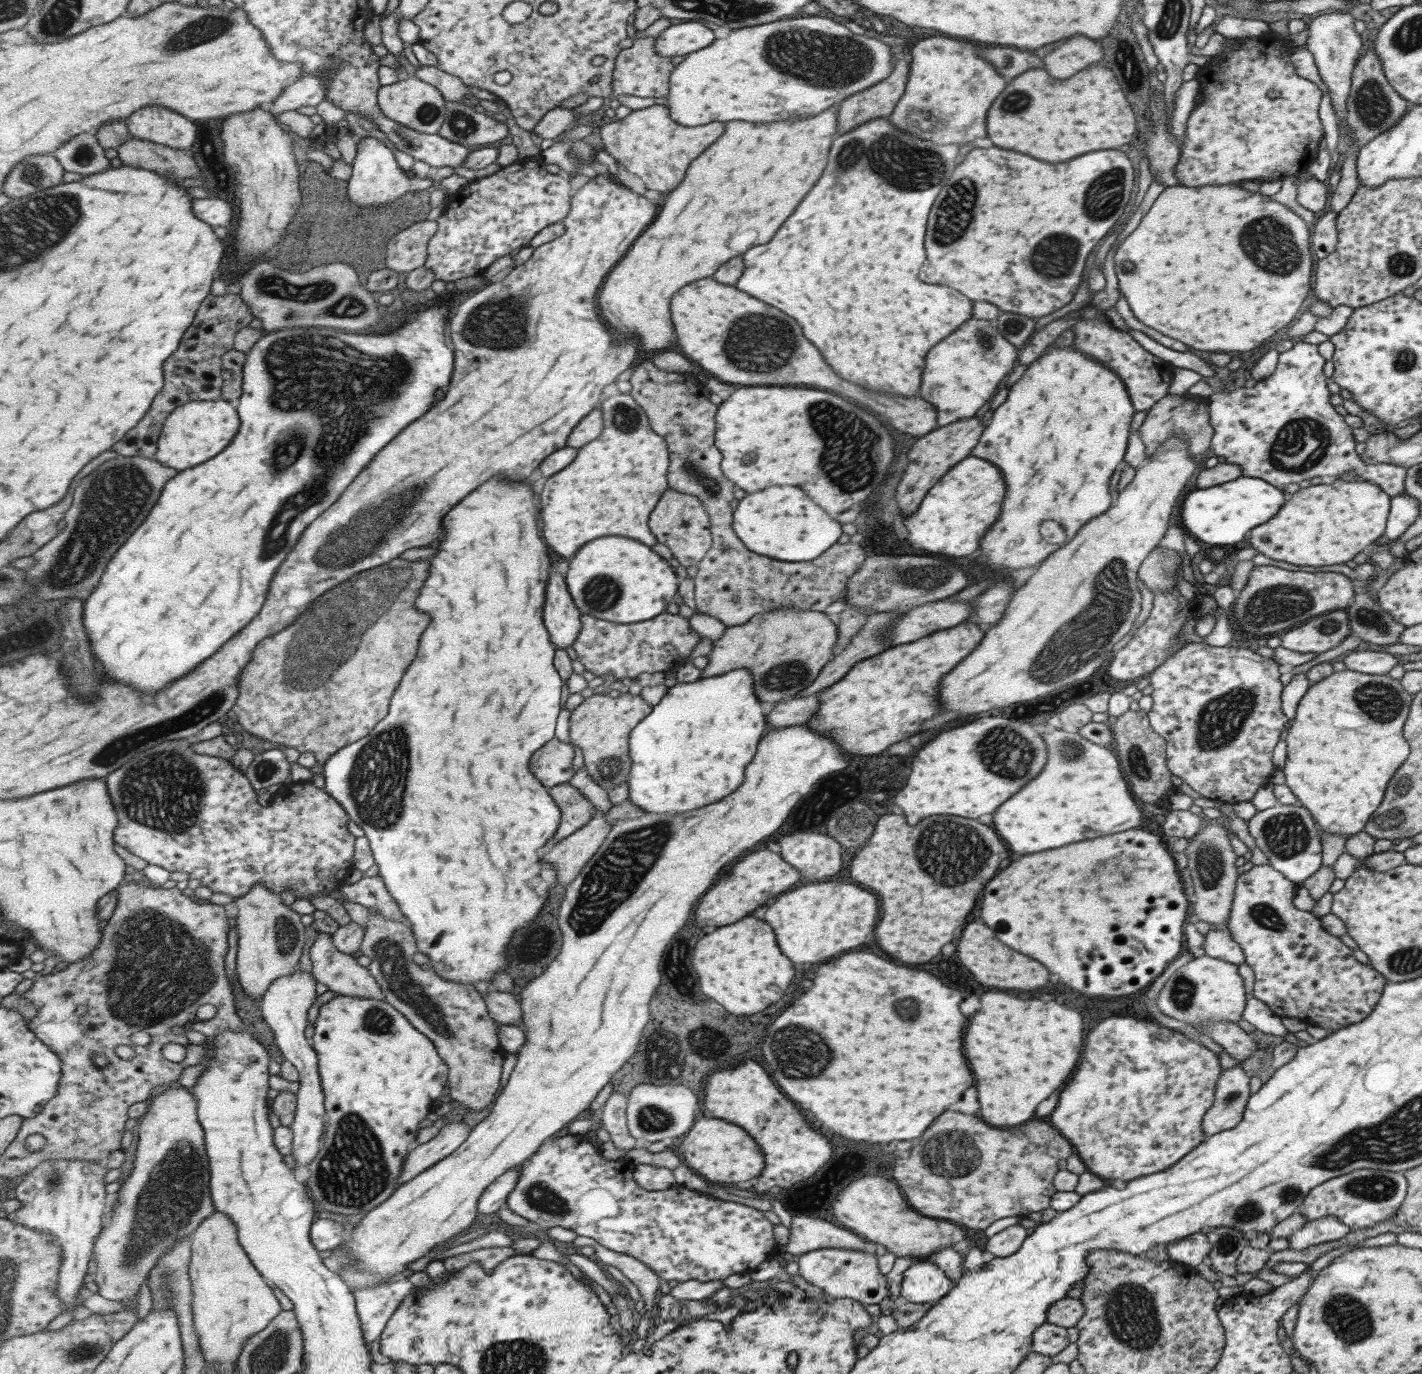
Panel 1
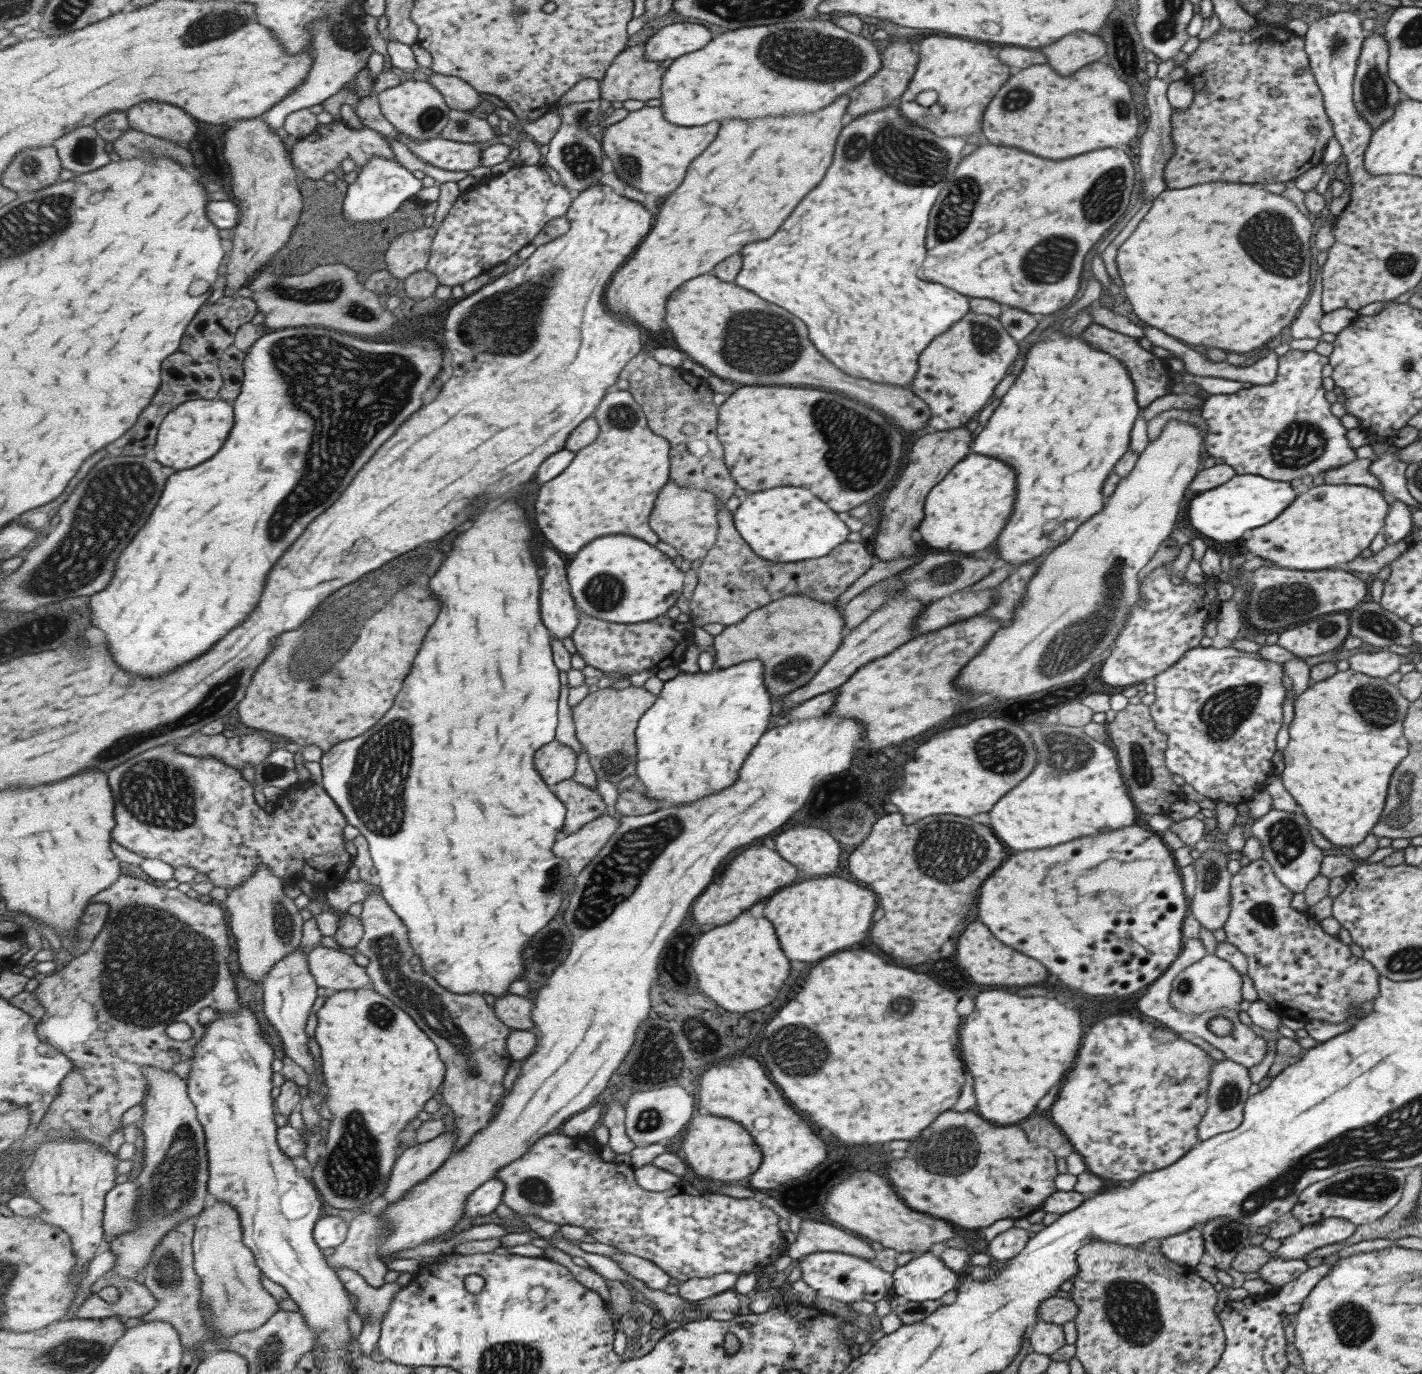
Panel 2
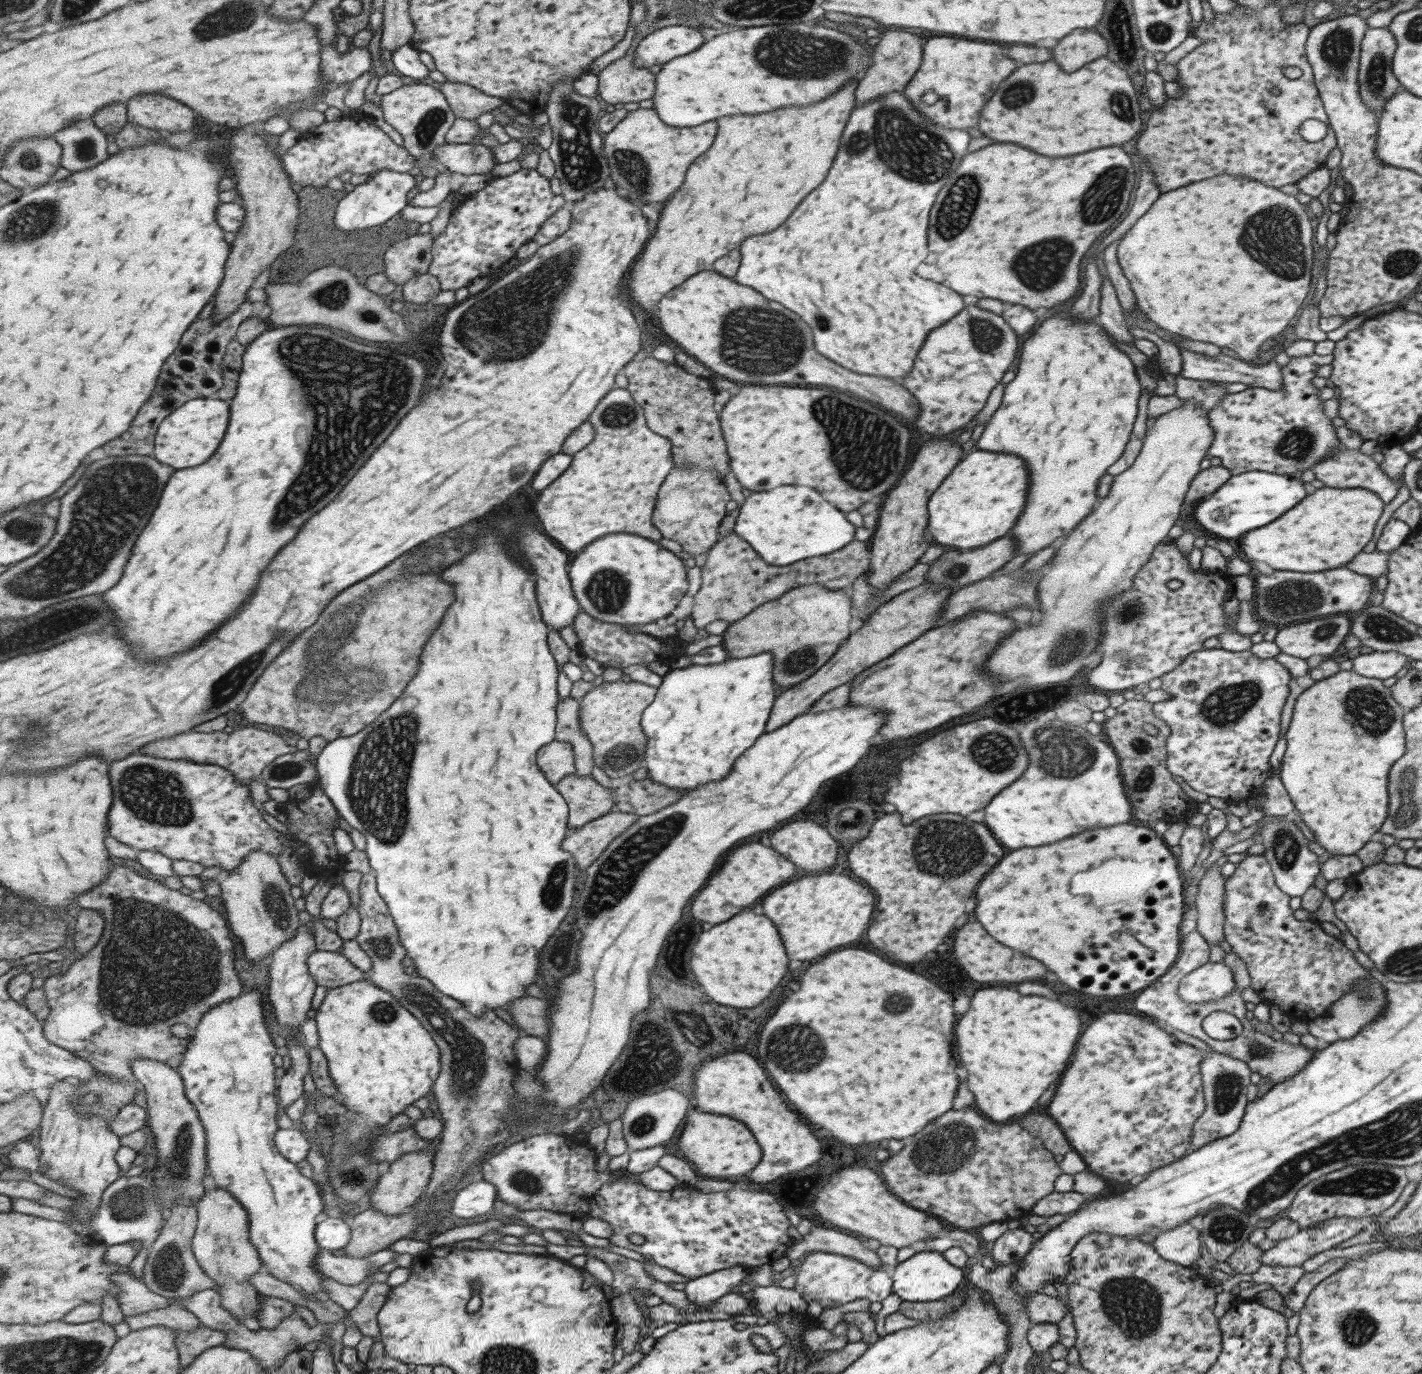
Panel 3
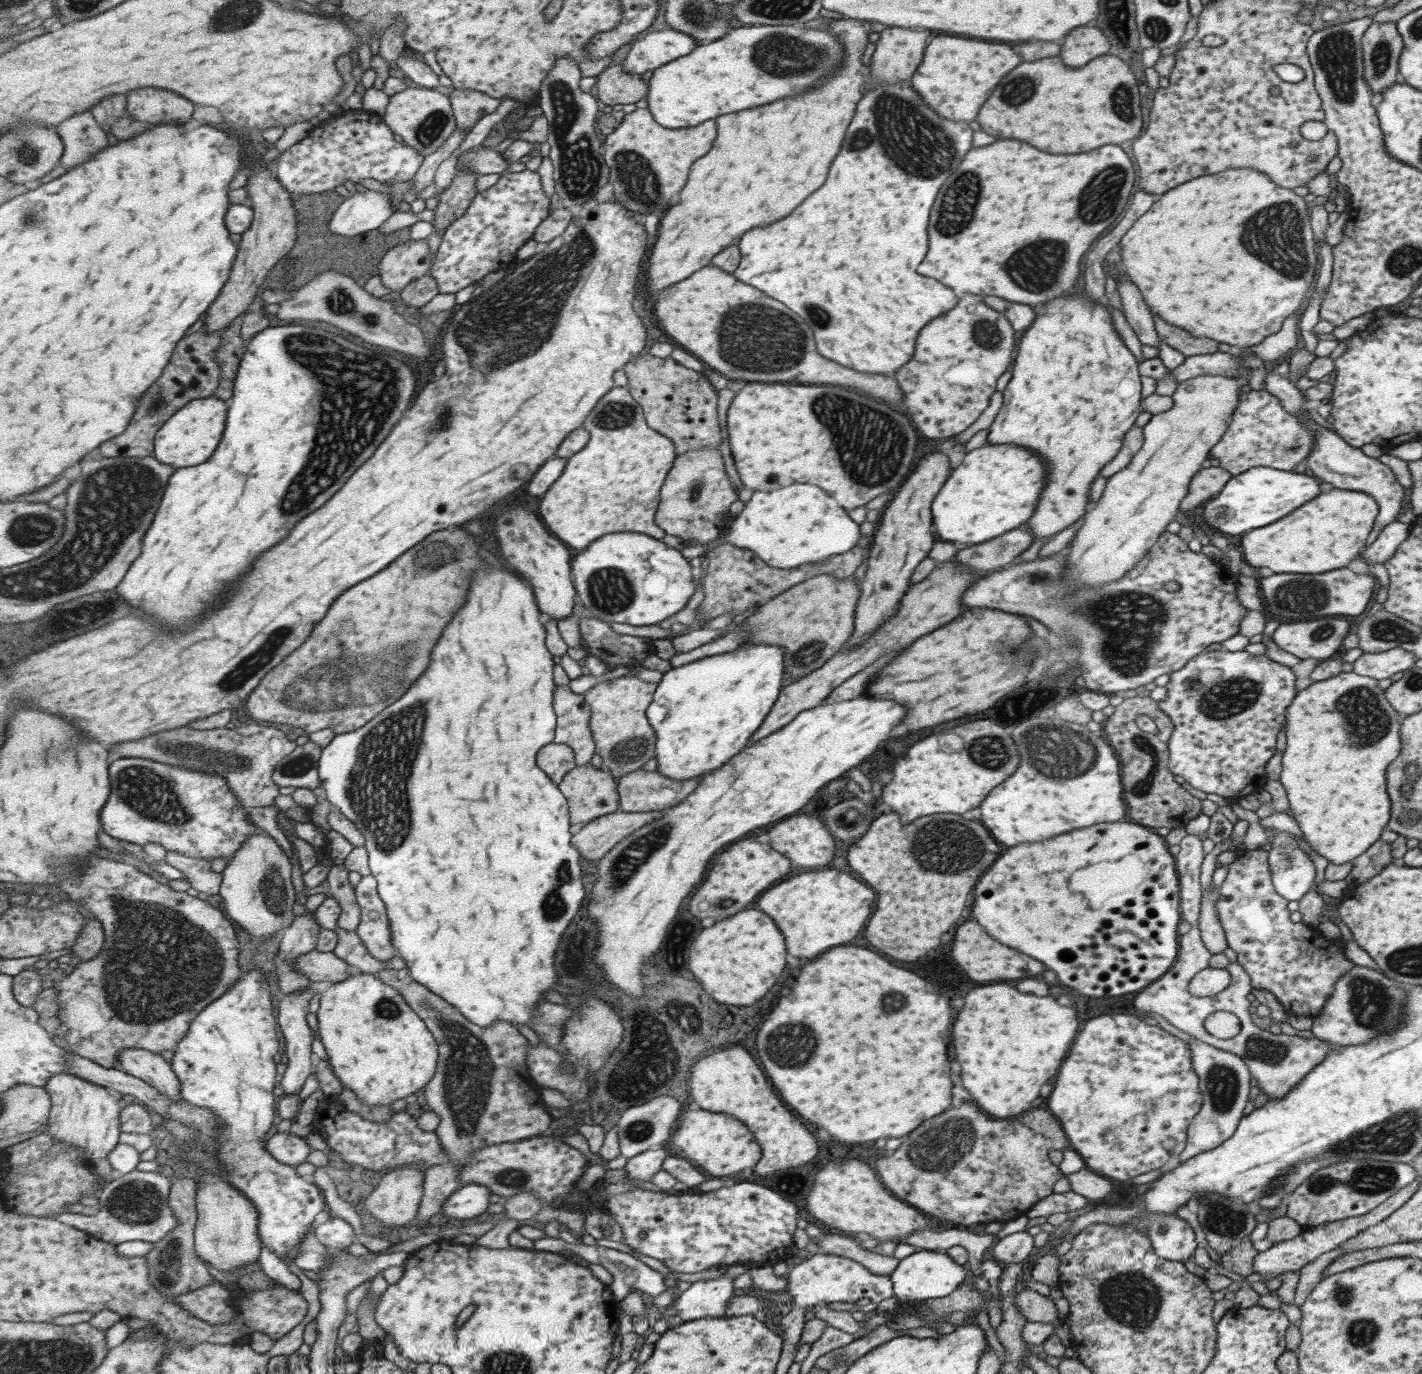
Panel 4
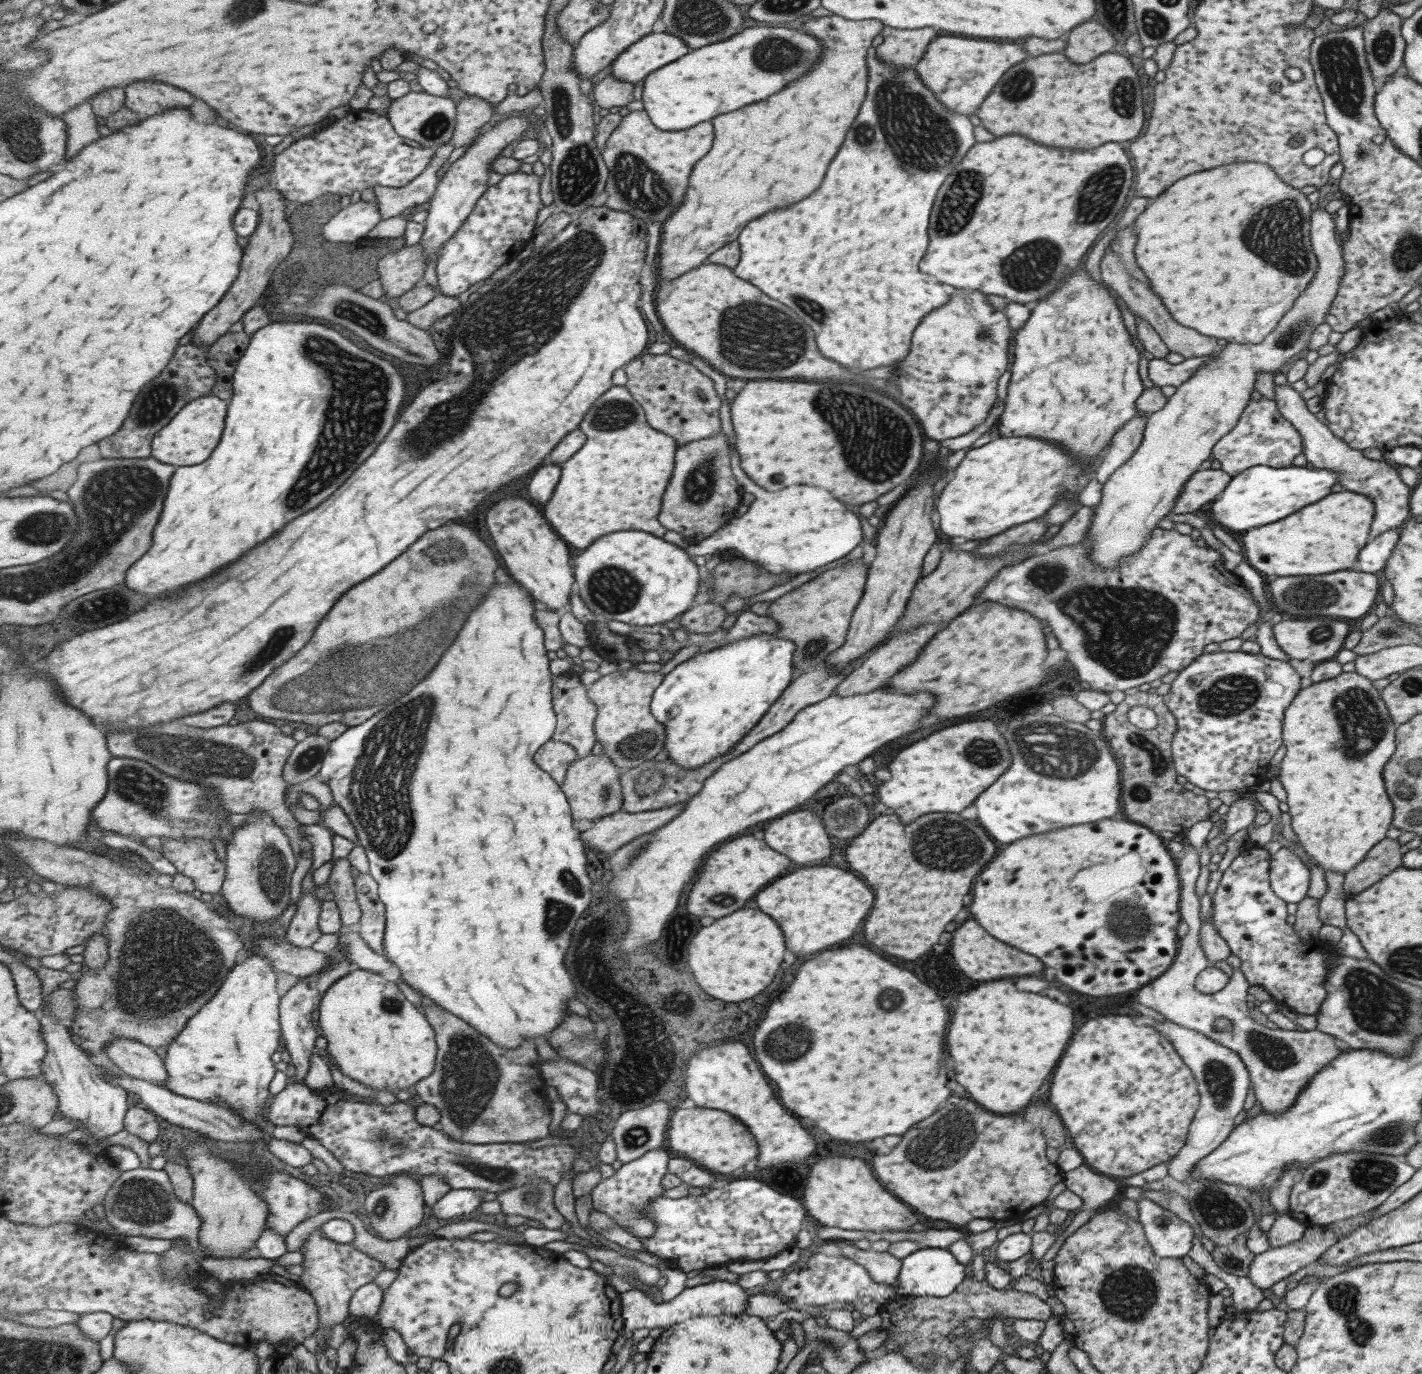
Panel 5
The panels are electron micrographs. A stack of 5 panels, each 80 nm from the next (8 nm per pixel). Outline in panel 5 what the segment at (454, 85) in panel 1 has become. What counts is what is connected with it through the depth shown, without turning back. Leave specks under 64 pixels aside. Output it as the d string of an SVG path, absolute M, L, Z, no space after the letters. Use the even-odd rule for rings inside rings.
M477 95L458 101L458 117L454 137L449 143L456 148L469 145L481 130L487 129L487 122L493 118L493 103Z

